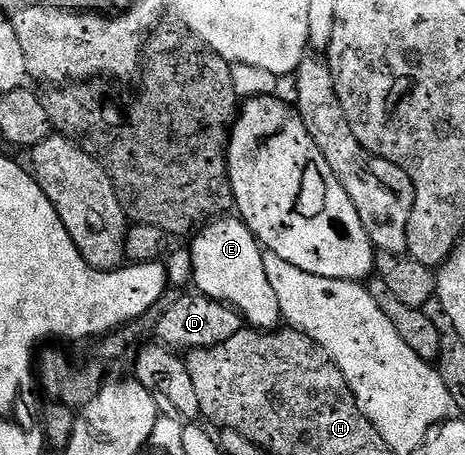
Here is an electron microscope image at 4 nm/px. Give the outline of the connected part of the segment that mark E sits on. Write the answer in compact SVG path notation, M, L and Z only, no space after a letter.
M217 218L191 237L195 291L201 296L209 296L211 300L225 301L243 316L249 329L275 329L282 317L278 298L270 287L270 278L266 278L262 245L243 220L228 219L232 218Z

